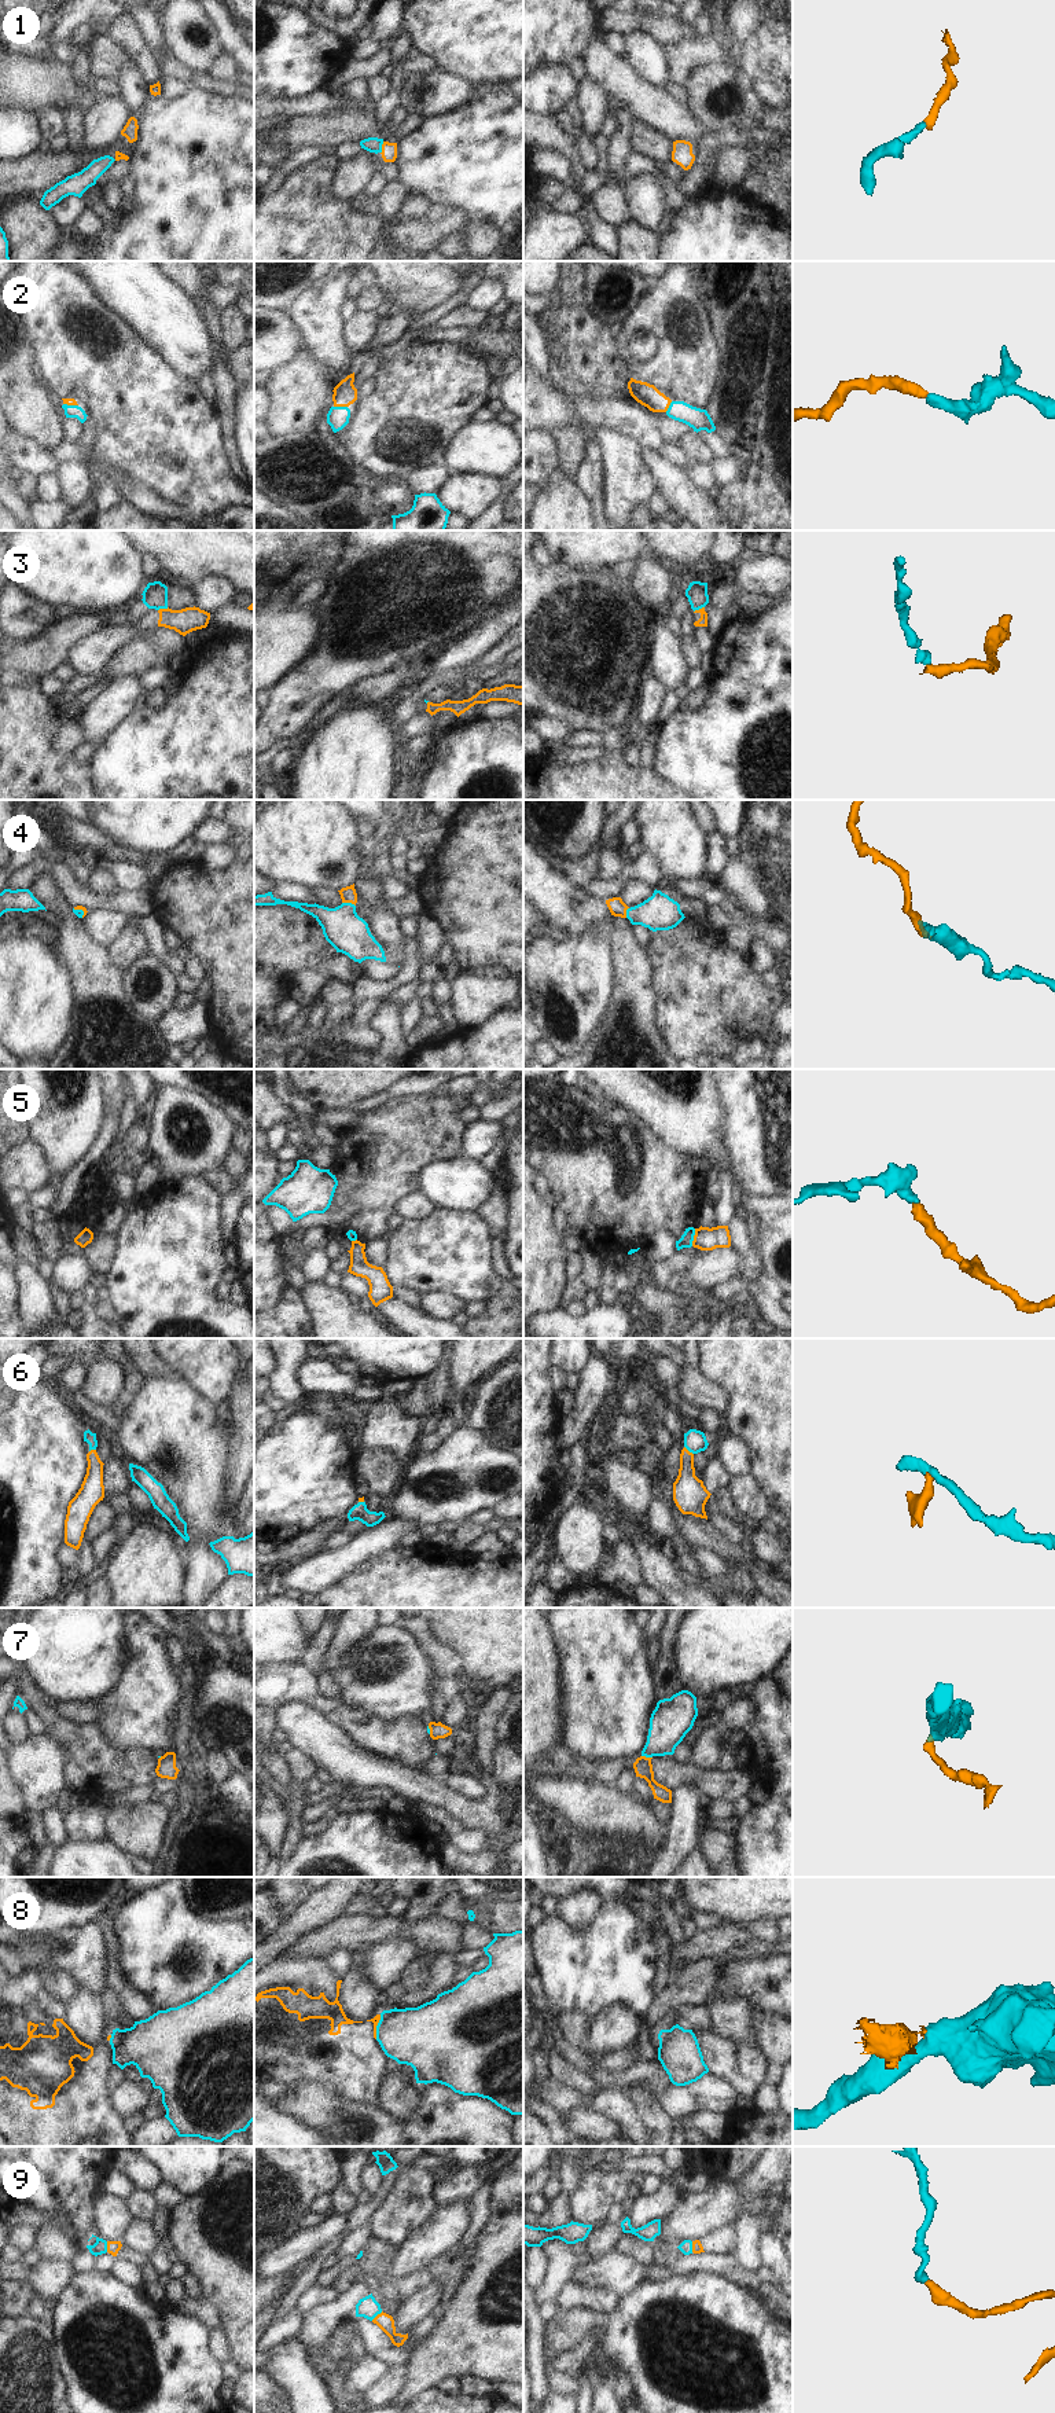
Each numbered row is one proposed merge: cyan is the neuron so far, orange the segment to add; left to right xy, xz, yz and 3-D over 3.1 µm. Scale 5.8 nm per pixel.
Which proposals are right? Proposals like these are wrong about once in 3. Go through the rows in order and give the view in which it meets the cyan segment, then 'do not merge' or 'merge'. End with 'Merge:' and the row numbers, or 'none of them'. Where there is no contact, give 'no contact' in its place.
1: meets cyan in xz; merge
2: meets cyan in xz; merge
3: meets cyan in yz; do not merge
4: meets cyan in xz; merge
5: meets cyan in yz; merge
6: meets cyan in yz; merge
7: meets cyan in yz; do not merge
8: meets cyan in xz; do not merge
9: meets cyan in xy; merge
Merge: 1, 2, 4, 5, 6, 9

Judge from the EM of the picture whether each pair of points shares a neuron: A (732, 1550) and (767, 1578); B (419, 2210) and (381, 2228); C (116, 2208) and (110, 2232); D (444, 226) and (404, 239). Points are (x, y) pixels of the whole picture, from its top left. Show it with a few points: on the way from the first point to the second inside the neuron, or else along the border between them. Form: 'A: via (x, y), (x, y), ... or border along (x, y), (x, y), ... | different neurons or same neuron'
A: via (741, 1556), (746, 1557), (758, 1569) | same neuron
B: via (410, 2210), (404, 2210), (390, 2222) | same neuron
C: via (110, 2214), (110, 2226) | same neuron
D: via (434, 226), (422, 235), (414, 235) | same neuron

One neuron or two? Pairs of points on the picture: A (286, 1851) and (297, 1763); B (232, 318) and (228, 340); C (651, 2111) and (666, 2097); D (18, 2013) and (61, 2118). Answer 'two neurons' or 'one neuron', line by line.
A: one neuron
B: one neuron
C: two neurons
D: one neuron

